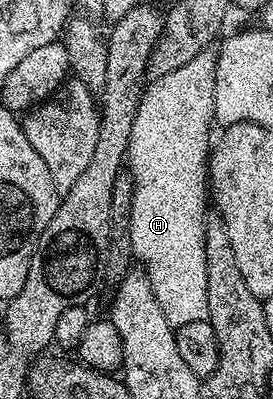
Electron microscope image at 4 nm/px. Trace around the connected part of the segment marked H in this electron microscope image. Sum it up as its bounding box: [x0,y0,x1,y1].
[126,48,216,327]

